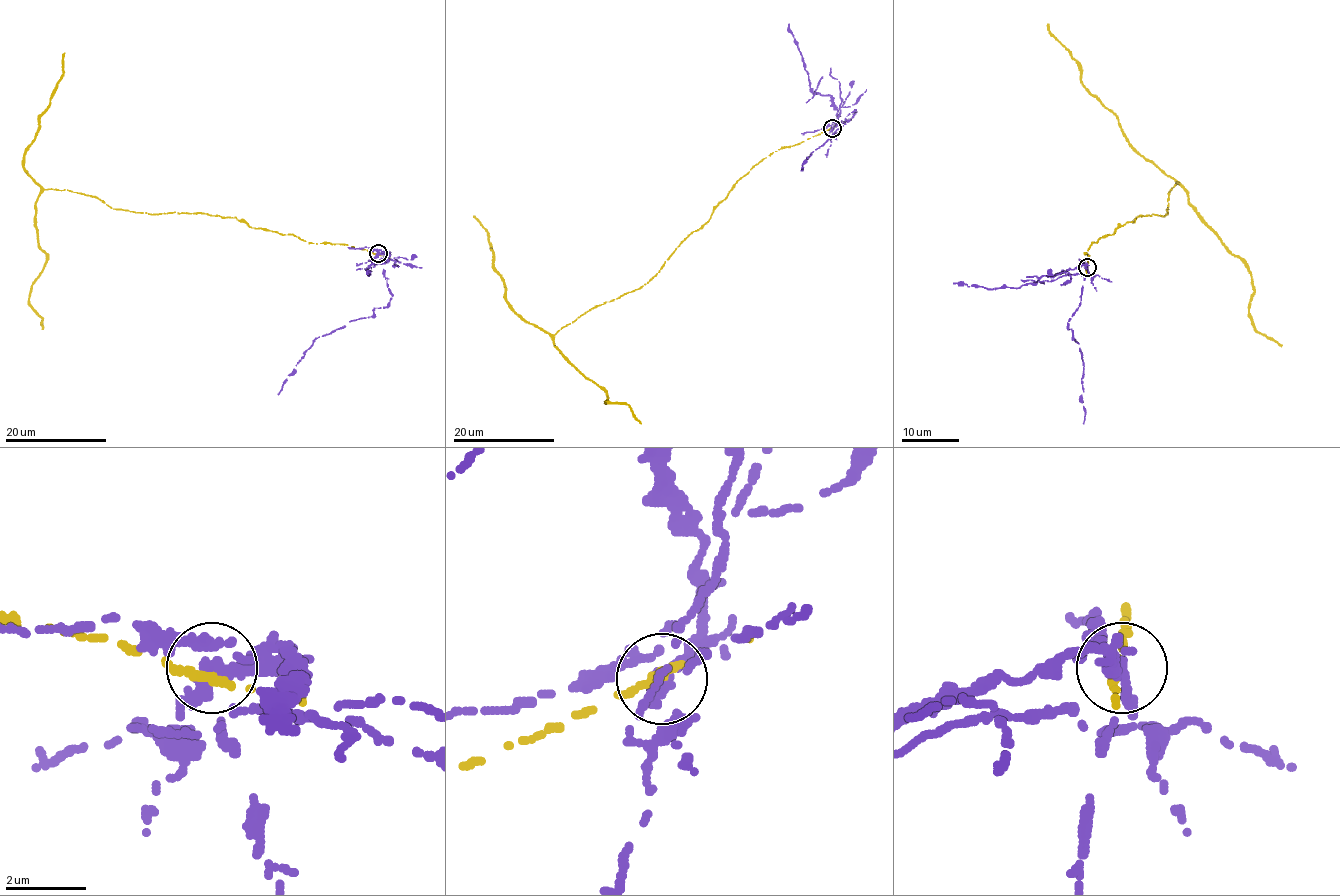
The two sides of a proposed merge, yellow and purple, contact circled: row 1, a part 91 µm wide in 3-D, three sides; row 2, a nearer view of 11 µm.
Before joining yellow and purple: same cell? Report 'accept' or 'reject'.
reject

